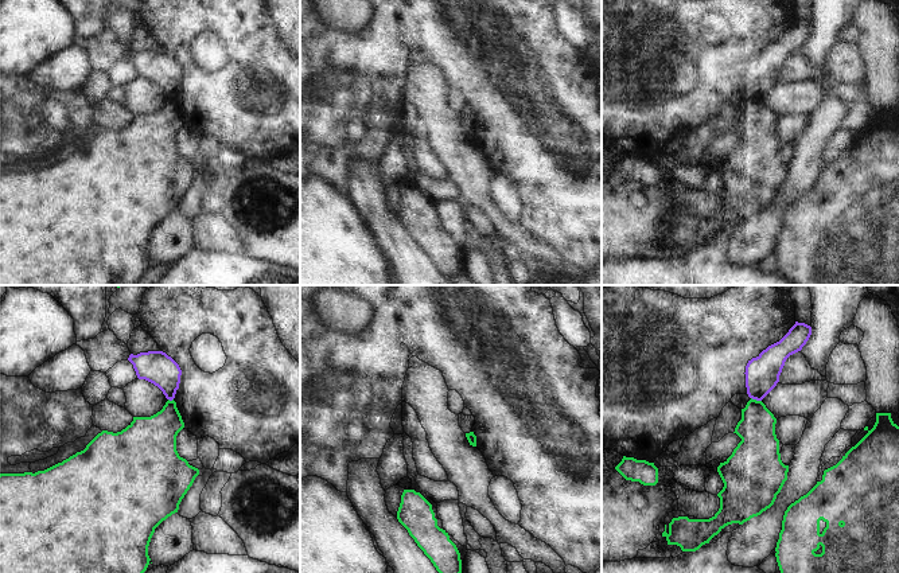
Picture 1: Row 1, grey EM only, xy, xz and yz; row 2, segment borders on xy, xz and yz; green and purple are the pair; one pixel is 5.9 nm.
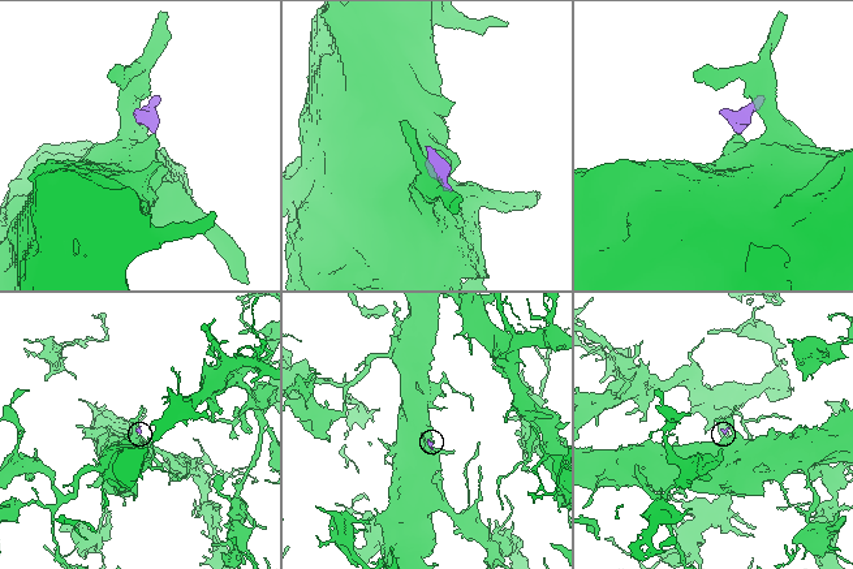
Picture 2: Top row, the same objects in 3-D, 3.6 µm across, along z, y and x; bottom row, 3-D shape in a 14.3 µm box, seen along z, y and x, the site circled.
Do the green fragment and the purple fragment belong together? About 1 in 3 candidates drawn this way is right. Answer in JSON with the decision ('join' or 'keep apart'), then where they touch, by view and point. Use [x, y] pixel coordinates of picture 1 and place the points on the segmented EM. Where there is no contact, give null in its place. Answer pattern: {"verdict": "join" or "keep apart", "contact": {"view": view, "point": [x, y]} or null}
{"verdict": "keep apart", "contact": {"view": "yz", "point": [755, 400]}}

